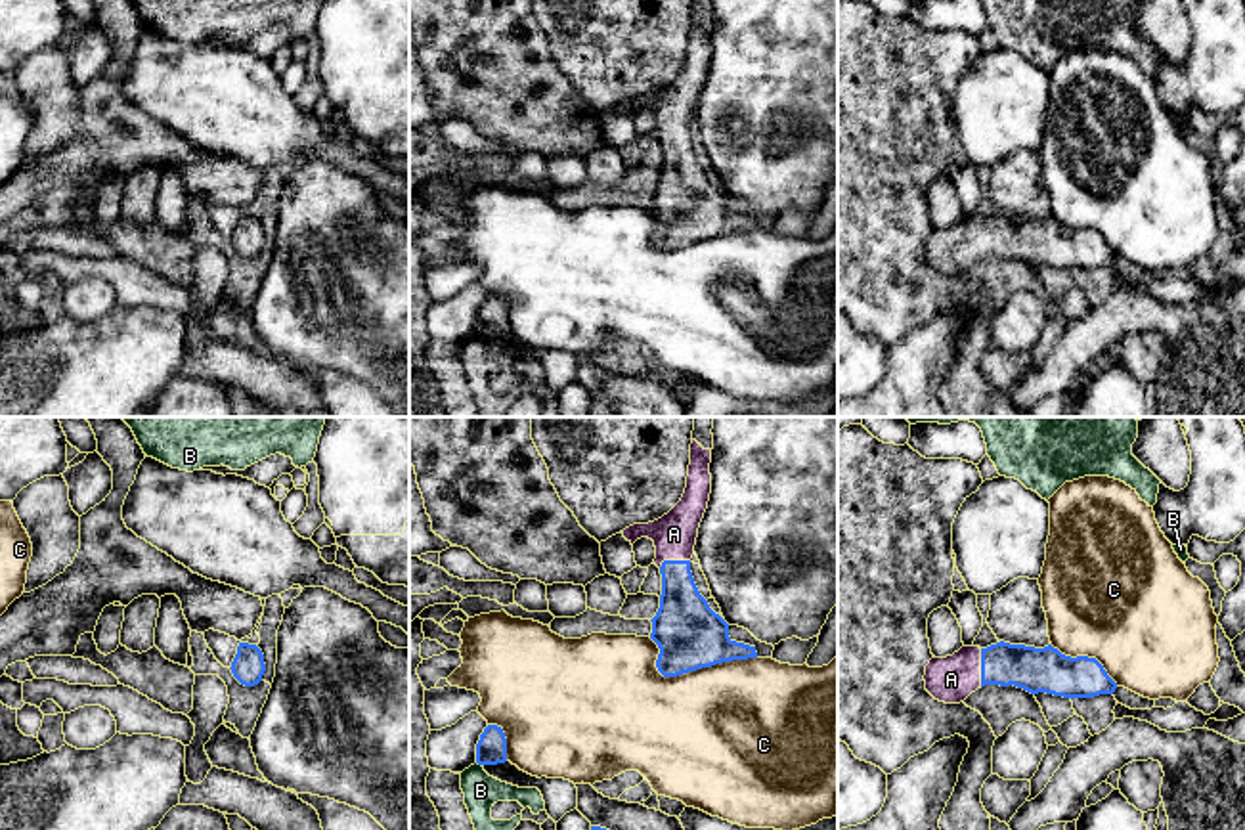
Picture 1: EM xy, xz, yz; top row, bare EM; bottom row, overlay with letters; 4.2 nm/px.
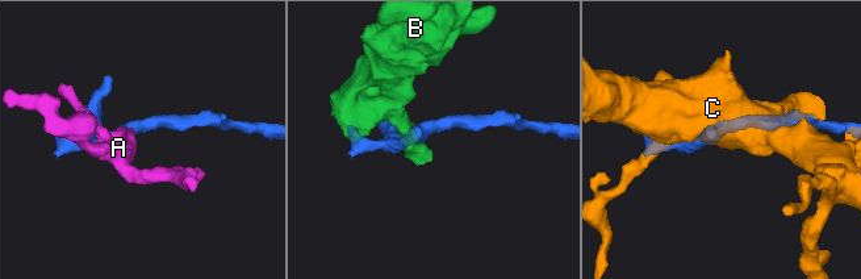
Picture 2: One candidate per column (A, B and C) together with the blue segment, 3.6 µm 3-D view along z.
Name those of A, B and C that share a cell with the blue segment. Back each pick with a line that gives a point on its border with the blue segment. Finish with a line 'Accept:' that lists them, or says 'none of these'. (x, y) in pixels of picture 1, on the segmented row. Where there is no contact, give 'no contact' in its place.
A: contact yz (982, 668)
Accept: A

